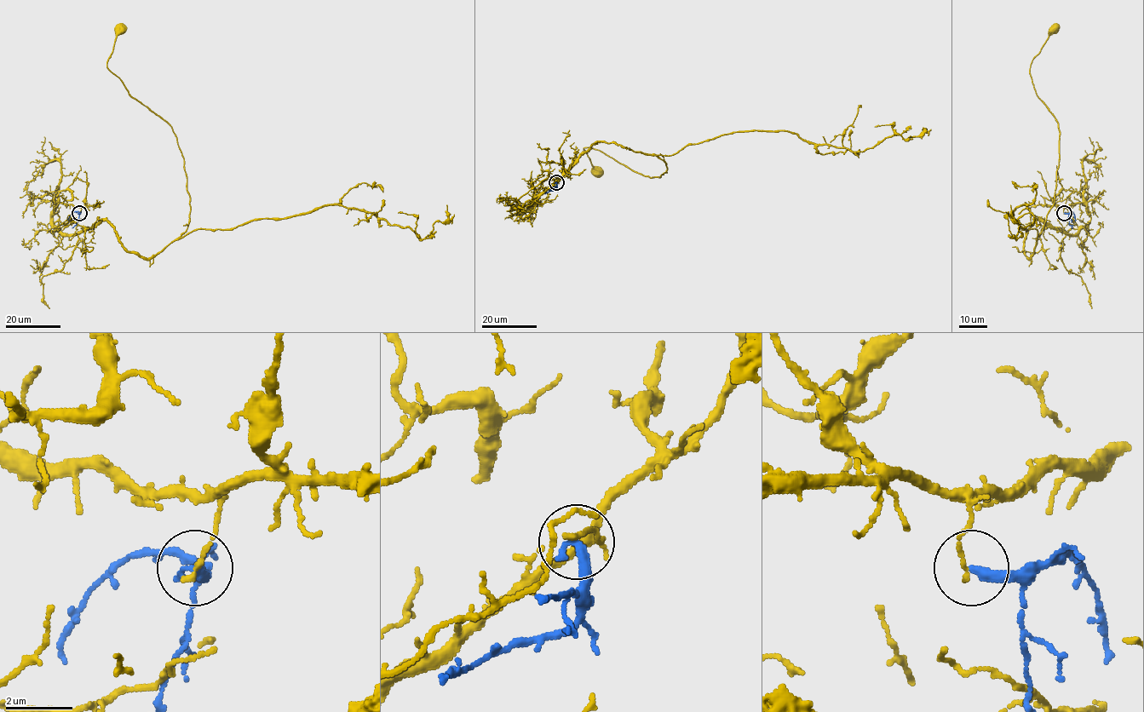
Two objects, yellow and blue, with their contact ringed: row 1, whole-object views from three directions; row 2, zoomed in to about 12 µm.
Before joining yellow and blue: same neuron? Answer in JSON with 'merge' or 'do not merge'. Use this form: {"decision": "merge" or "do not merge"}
{"decision": "do not merge"}

